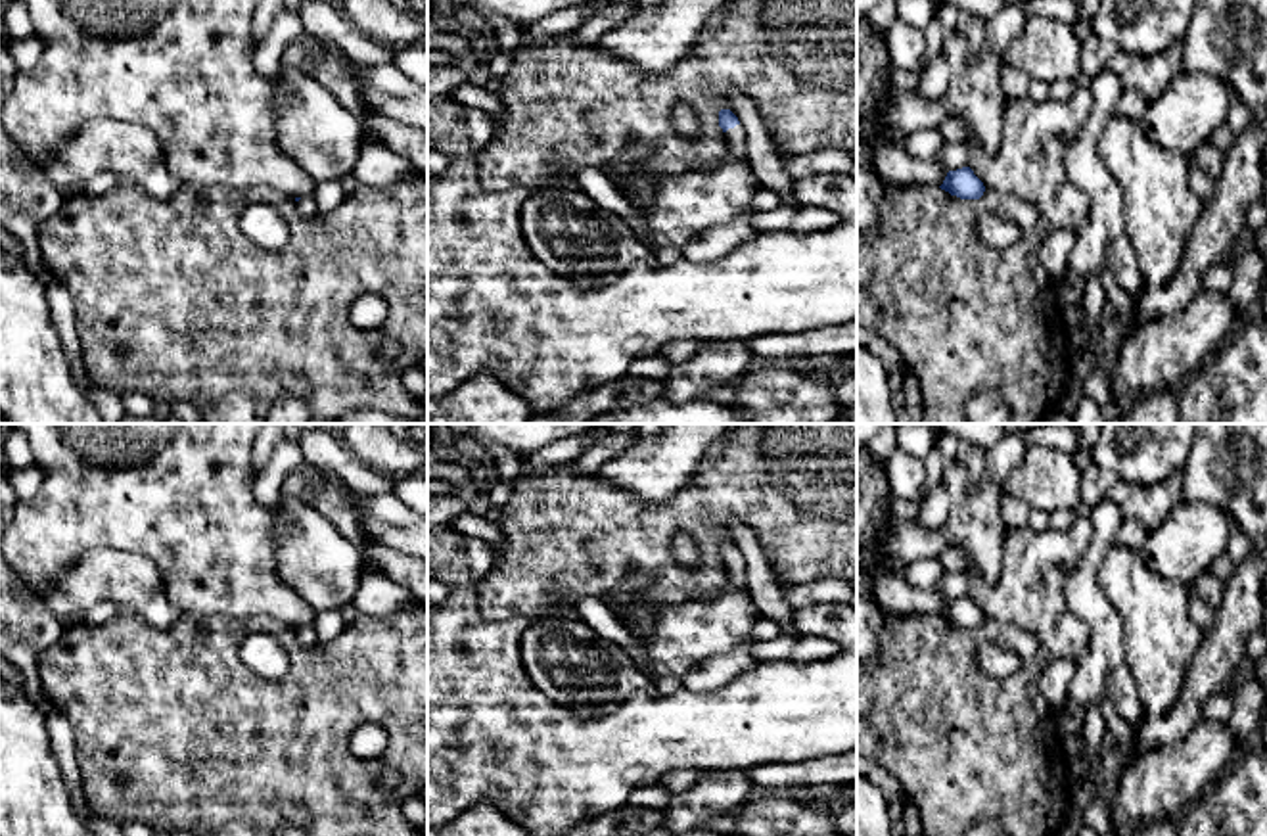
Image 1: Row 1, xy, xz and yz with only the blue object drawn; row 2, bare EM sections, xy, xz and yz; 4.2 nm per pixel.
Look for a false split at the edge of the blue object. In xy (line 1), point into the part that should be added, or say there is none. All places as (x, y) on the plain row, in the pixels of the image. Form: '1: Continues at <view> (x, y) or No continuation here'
1: Continues at xy (307, 635)

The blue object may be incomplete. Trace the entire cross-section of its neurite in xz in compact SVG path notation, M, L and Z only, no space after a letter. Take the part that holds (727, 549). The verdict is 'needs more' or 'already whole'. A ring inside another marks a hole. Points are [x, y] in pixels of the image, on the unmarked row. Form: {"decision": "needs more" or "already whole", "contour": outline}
{"decision": "needs more", "contour": "M730 539L719 541L719 556L726 564L728 579L742 589L748 589L746 562L738 546Z"}

